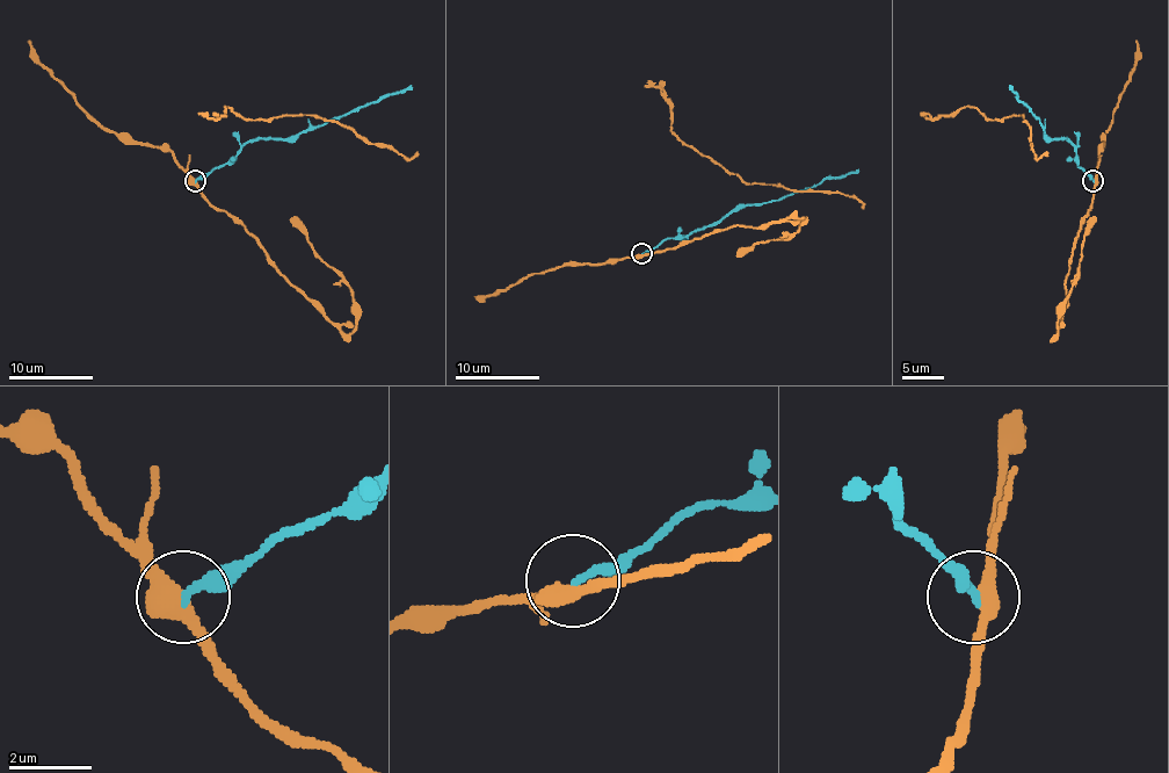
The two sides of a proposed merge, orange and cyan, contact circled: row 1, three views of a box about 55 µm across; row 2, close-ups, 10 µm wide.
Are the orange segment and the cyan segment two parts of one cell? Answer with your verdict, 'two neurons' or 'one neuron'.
two neurons

